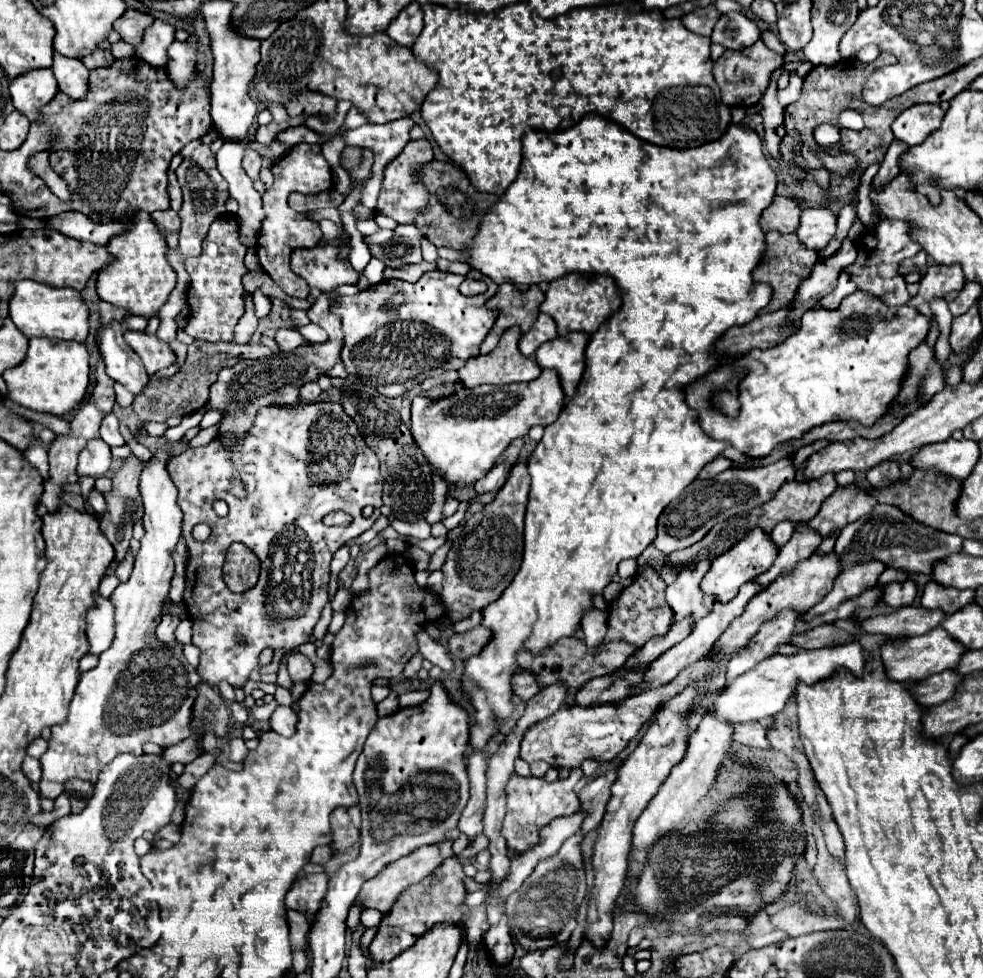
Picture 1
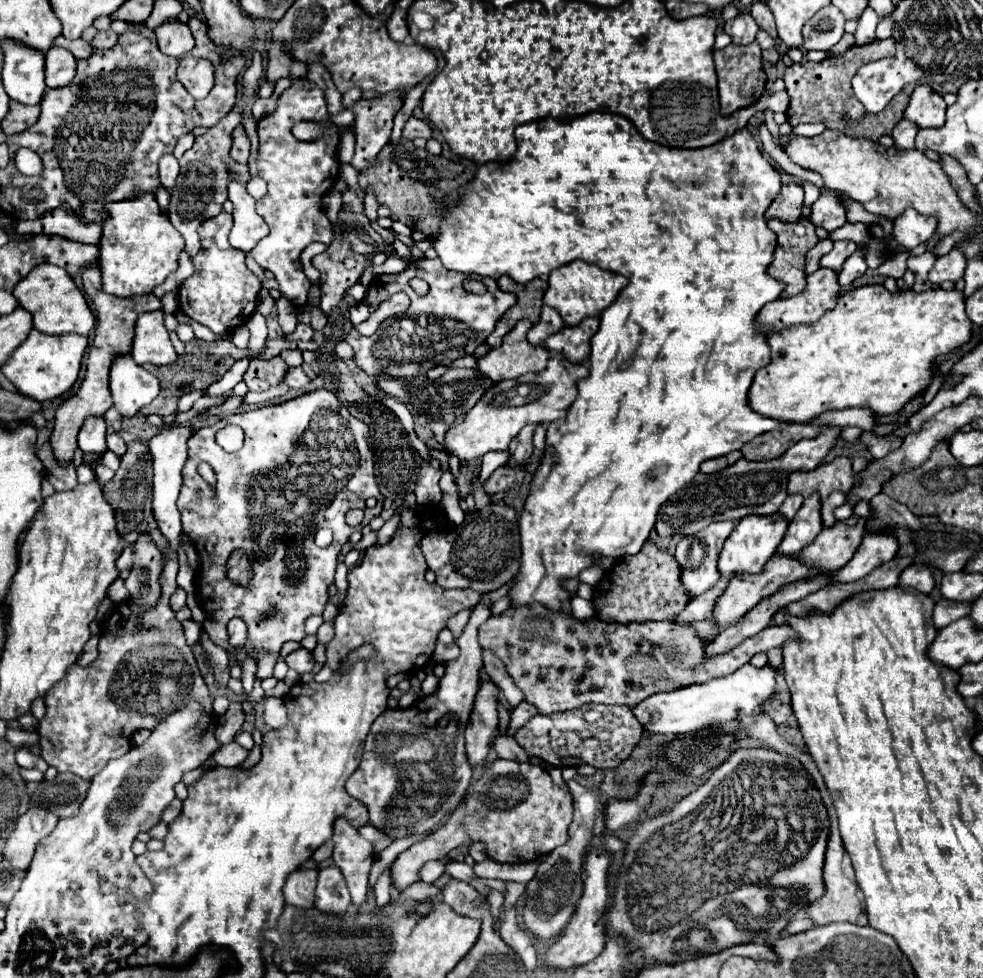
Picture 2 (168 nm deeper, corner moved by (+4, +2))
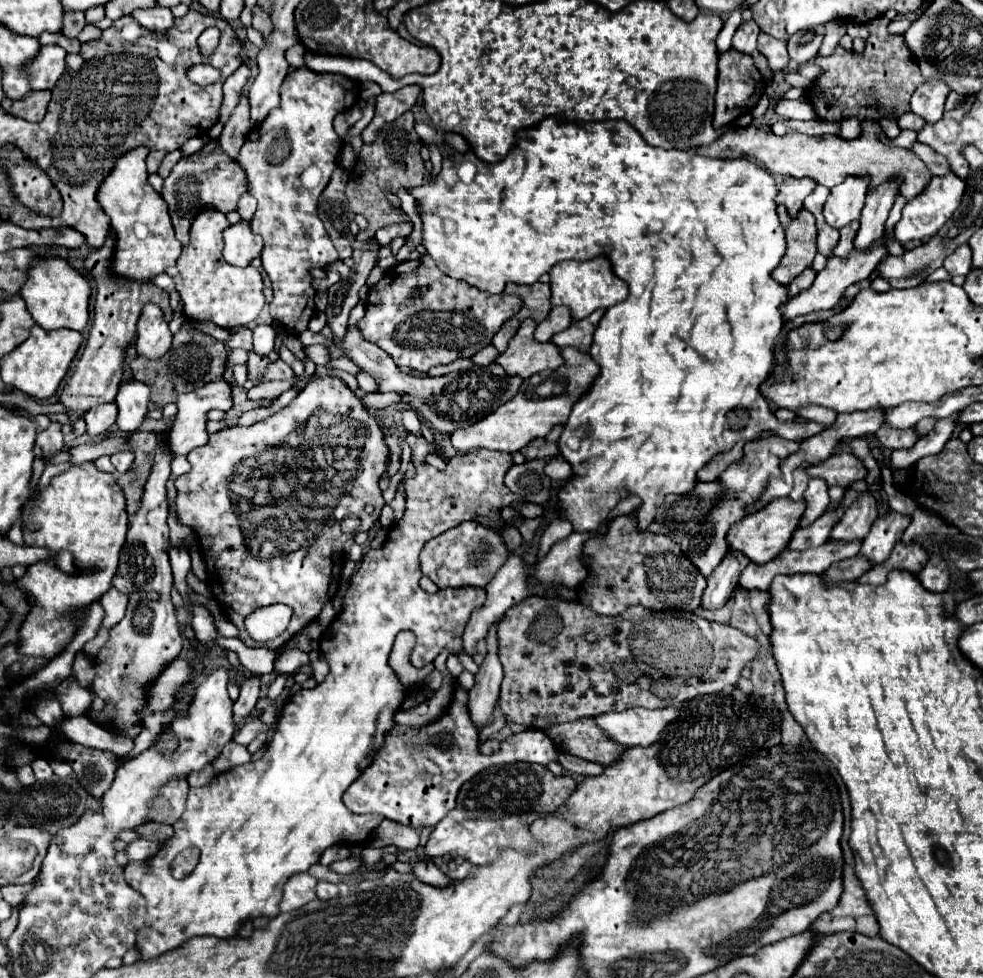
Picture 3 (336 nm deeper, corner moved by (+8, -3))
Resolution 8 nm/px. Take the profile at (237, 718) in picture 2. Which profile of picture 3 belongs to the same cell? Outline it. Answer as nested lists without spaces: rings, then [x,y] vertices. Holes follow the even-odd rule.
[[[252,675],[240,685],[240,697],[234,703],[234,721],[242,723],[252,713],[258,699],[260,699],[260,679]]]

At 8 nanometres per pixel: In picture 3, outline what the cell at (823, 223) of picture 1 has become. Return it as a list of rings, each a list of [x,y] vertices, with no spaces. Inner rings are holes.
[[[848,177],[844,183],[830,189],[830,197],[824,205],[826,223],[834,229],[848,225],[860,217],[864,207],[864,197],[868,193],[868,177]]]

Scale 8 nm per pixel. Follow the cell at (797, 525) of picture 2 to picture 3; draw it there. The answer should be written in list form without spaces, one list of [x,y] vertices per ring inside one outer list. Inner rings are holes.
[[[810,479],[808,489],[804,491],[804,499],[806,499],[808,507],[806,507],[806,513],[804,513],[802,521],[800,521],[800,525],[808,525],[808,523],[816,521],[826,511],[828,503],[830,503],[826,481],[822,481],[822,479]]]

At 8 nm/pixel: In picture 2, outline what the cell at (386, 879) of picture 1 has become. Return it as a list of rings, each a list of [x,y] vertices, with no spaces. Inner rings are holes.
[[[496,760],[486,774],[468,788],[466,804],[452,812],[448,824],[440,826],[432,836],[412,844],[390,864],[390,880],[400,892],[420,878],[420,868],[428,860],[444,860],[450,850],[460,844],[484,842],[486,854],[492,860],[522,864],[534,862],[548,854],[552,848],[568,840],[568,826],[572,822],[572,798],[562,790],[542,766],[528,762]],[[436,842],[436,844],[434,844]]]

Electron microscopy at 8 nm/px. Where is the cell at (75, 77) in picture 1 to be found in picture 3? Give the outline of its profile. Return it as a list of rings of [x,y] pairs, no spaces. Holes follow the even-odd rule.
[[[44,45],[40,53],[26,63],[32,89],[52,89],[66,69],[66,51],[58,45]]]

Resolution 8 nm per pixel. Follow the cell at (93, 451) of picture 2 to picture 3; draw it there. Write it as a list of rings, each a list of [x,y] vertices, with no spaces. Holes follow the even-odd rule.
[[[104,403],[104,405],[98,405],[98,407],[90,409],[84,415],[84,419],[86,419],[86,433],[90,437],[106,433],[106,429],[116,423],[116,417],[118,417],[116,403]]]

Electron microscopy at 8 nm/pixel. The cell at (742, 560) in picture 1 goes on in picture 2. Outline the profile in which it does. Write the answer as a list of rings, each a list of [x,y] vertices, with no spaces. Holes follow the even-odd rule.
[[[778,512],[772,516],[744,516],[736,524],[736,528],[728,536],[728,540],[720,552],[720,558],[718,558],[720,576],[736,578],[736,576],[744,576],[744,574],[762,572],[764,564],[774,556],[778,544],[782,542],[786,526],[788,526],[788,522]]]

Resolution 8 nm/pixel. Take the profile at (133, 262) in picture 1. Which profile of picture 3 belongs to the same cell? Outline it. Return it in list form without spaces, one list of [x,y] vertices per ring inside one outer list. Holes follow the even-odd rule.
[[[134,147],[118,157],[110,175],[98,189],[98,203],[108,213],[112,229],[116,231],[116,249],[112,257],[114,273],[136,281],[150,281],[166,267],[174,265],[180,257],[182,243],[174,237],[174,227],[168,215],[168,205],[158,191],[148,183],[146,171],[146,147]]]

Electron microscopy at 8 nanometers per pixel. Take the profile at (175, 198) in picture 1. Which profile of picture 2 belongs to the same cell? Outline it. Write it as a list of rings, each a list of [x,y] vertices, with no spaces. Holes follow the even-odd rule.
[[[168,154],[168,156],[164,156],[164,158],[160,160],[158,168],[160,168],[160,182],[162,182],[162,186],[172,194],[174,180],[176,180],[176,176],[178,176],[178,160],[176,160],[172,154]]]

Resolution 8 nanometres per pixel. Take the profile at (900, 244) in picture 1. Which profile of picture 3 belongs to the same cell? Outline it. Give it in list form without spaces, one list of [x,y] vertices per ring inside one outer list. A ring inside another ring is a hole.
[[[952,171],[942,175],[942,177],[932,177],[930,183],[926,185],[926,189],[918,197],[914,197],[906,203],[906,207],[902,211],[902,219],[894,227],[896,241],[898,243],[906,243],[906,241],[912,241],[912,239],[922,239],[924,241],[924,239],[932,237],[954,215],[954,211],[960,207],[964,189],[966,189],[964,179],[960,179]]]

